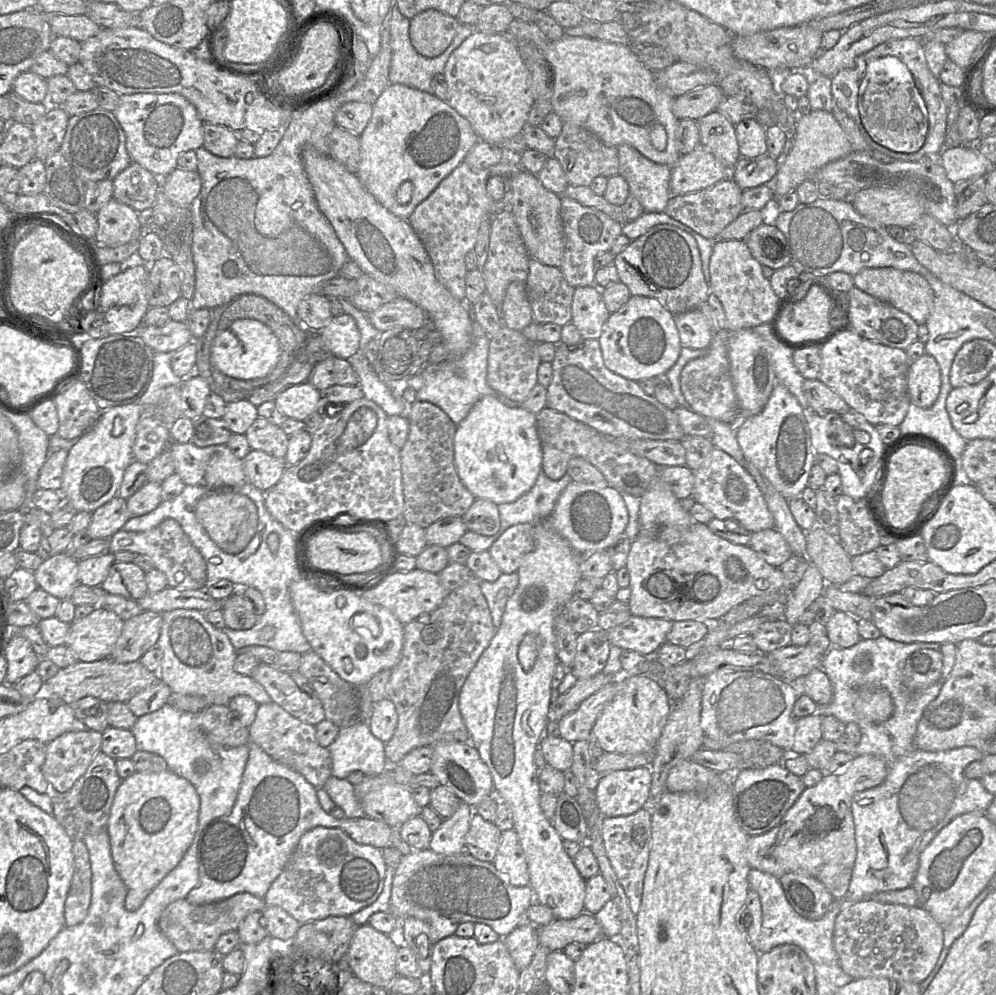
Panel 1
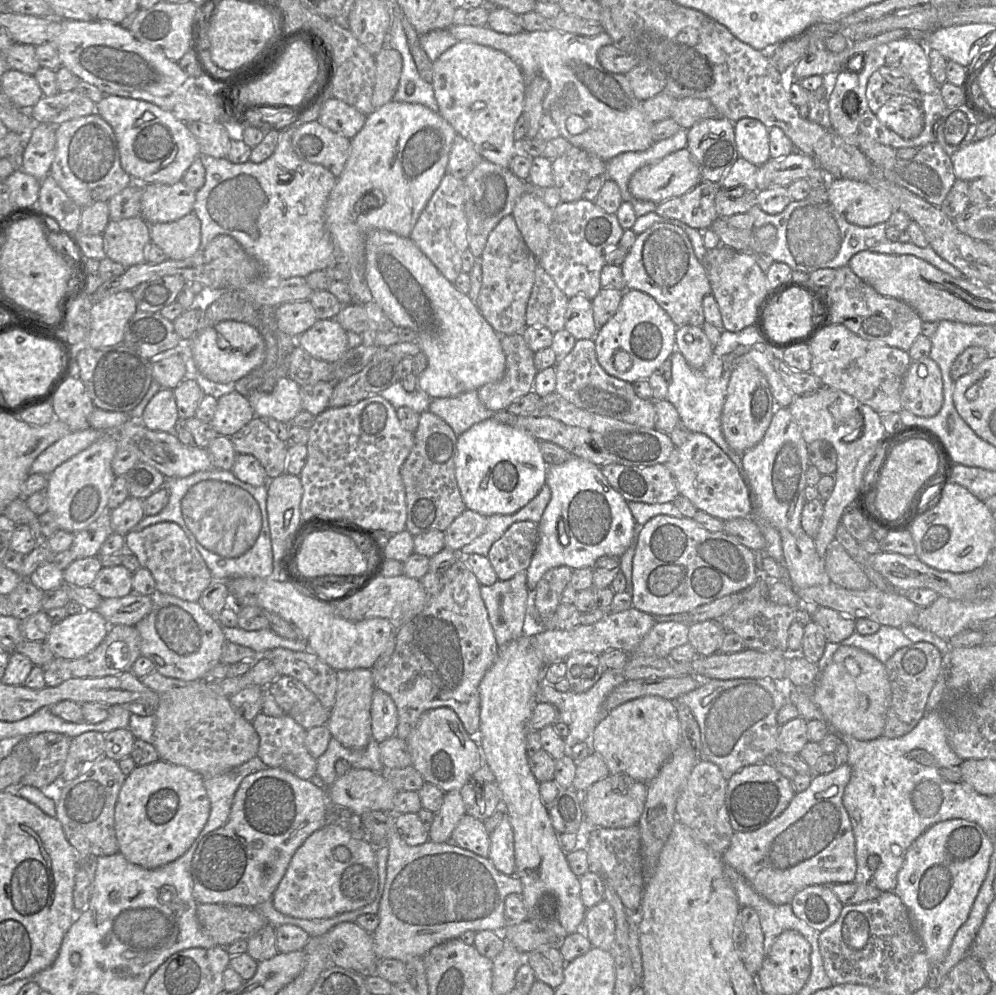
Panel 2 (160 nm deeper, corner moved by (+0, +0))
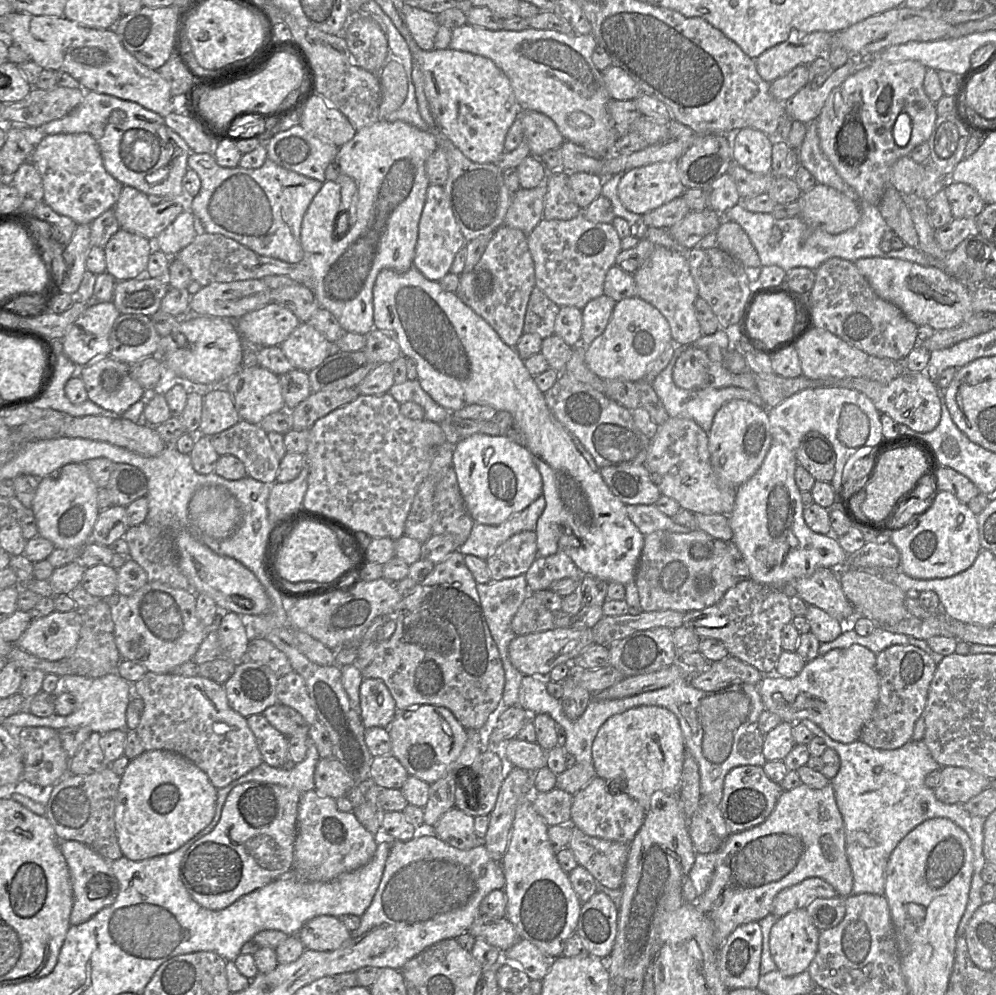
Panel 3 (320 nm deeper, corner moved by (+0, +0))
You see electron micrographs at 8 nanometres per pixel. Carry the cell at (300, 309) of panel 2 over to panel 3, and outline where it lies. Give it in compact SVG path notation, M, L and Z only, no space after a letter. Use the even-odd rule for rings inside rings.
M275 302L235 321L242 338L259 348L281 345L300 323L292 311Z

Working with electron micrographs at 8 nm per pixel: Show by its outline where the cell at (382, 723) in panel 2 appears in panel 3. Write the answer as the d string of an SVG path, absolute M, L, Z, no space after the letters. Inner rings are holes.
M364 678L359 697L361 720L365 729L387 728L396 714L396 706L384 682L377 678Z

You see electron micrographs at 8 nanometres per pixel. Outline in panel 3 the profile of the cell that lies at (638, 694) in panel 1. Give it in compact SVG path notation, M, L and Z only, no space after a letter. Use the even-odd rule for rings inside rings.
M638 706L611 716L592 743L592 764L597 777L624 779L625 793L646 811L656 791L679 792L685 745L678 718L660 706Z

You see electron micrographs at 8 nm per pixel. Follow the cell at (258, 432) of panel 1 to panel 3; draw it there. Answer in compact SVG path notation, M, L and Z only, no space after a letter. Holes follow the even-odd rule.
M239 421L210 437L219 456L232 455L245 466L247 476L267 484L276 482L280 461L259 425Z

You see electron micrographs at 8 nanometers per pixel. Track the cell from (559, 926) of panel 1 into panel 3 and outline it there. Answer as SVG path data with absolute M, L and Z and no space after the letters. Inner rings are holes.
M480 915L467 933L485 940L501 952L506 952L520 940L515 927L506 917Z

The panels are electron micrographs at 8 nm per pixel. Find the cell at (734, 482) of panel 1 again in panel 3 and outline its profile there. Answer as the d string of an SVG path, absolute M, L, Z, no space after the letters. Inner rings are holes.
M669 417L666 422L659 425L655 436L651 438L644 466L661 495L674 499L682 509L707 515L729 515L734 508L737 487L721 482L715 475L710 462L708 438L708 434L693 420Z

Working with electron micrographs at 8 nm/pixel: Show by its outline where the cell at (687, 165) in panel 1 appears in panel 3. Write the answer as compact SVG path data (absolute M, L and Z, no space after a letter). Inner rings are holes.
M677 161L656 162L624 172L618 197L627 210L644 215L681 197L685 190Z

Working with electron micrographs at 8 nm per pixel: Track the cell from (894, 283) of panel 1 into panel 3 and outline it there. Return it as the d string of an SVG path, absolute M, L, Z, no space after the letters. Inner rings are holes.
M860 258L854 262L873 291L883 300L897 306L916 326L929 326L935 331L950 329L968 321L975 312L972 290L944 271L942 266L921 266L895 258Z

